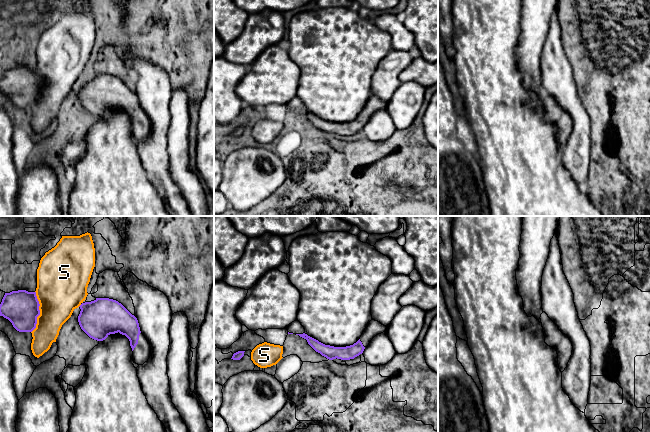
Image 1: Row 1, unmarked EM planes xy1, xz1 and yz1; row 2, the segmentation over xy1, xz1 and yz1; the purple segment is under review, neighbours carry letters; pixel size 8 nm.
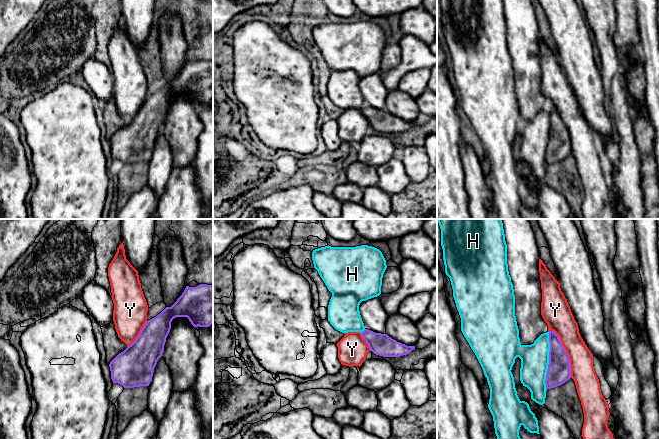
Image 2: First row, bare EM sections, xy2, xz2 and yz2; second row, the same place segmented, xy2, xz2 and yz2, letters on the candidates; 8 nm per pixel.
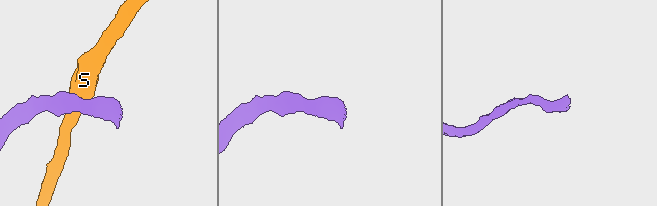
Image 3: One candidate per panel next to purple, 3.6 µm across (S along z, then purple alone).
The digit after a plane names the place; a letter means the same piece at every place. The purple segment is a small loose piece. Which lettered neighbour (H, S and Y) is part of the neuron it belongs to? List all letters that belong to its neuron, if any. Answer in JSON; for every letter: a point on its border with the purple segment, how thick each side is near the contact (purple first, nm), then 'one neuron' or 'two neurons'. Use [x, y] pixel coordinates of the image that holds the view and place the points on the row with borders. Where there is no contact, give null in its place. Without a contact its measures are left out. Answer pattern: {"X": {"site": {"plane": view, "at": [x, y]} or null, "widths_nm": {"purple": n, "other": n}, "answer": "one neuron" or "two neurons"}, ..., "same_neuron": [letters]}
{"H": {"site": {"plane": "yz2", "at": [549, 360]}, "widths_nm": {"purple": 190, "other": 220}, "answer": "two neurons"}, "S": {"site": {"plane": "xy1", "at": [39, 312]}, "widths_nm": {"purple": 280, "other": 380}, "answer": "two neurons"}, "Y": {"site": {"plane": "yz2", "at": [566, 352]}, "widths_nm": {"purple": 190, "other": 200}, "answer": "two neurons"}, "same_neuron": []}

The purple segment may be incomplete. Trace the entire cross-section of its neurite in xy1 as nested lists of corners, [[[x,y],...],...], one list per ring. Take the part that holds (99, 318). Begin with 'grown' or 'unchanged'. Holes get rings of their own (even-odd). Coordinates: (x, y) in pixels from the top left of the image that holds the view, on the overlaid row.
grown; [[[96,298],[94,301],[82,303],[80,306],[78,322],[81,329],[92,339],[97,341],[105,340],[110,334],[120,333],[125,335],[133,351],[133,361],[138,365],[143,365],[151,356],[151,347],[145,336],[141,333],[137,318],[132,315],[121,303],[109,298]]]

